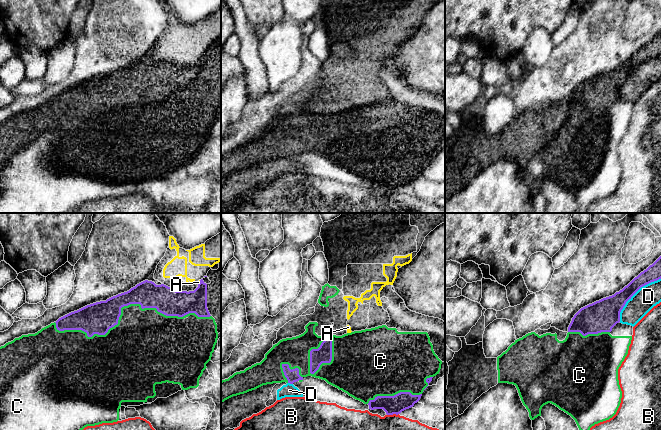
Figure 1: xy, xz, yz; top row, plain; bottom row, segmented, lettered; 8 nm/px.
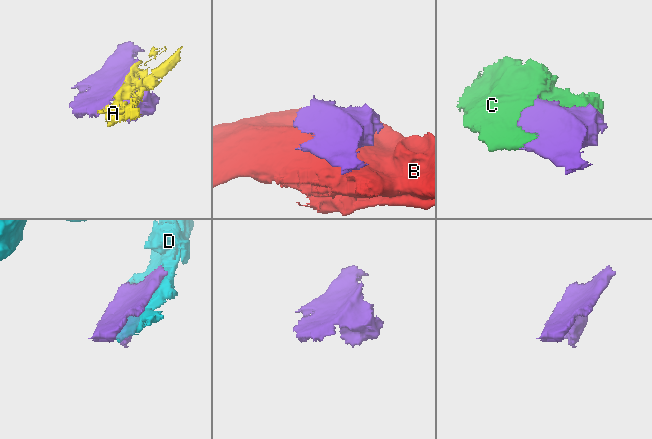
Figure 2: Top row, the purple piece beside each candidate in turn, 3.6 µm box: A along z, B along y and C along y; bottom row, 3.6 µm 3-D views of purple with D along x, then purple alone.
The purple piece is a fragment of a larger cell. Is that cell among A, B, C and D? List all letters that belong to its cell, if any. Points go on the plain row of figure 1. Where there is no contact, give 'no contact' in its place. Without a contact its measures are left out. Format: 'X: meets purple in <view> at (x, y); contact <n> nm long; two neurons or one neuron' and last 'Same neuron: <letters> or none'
A: meets purple in xy at (200, 58); contact 40 nm long; two neurons
B: meets purple in xz at (392, 190); contact 100 nm long; two neurons
C: meets purple in xy at (125, 81); contact 1250 nm long; one neuron
D: meets purple in yz at (633, 70); contact 480 nm long; two neurons
Same neuron: C

